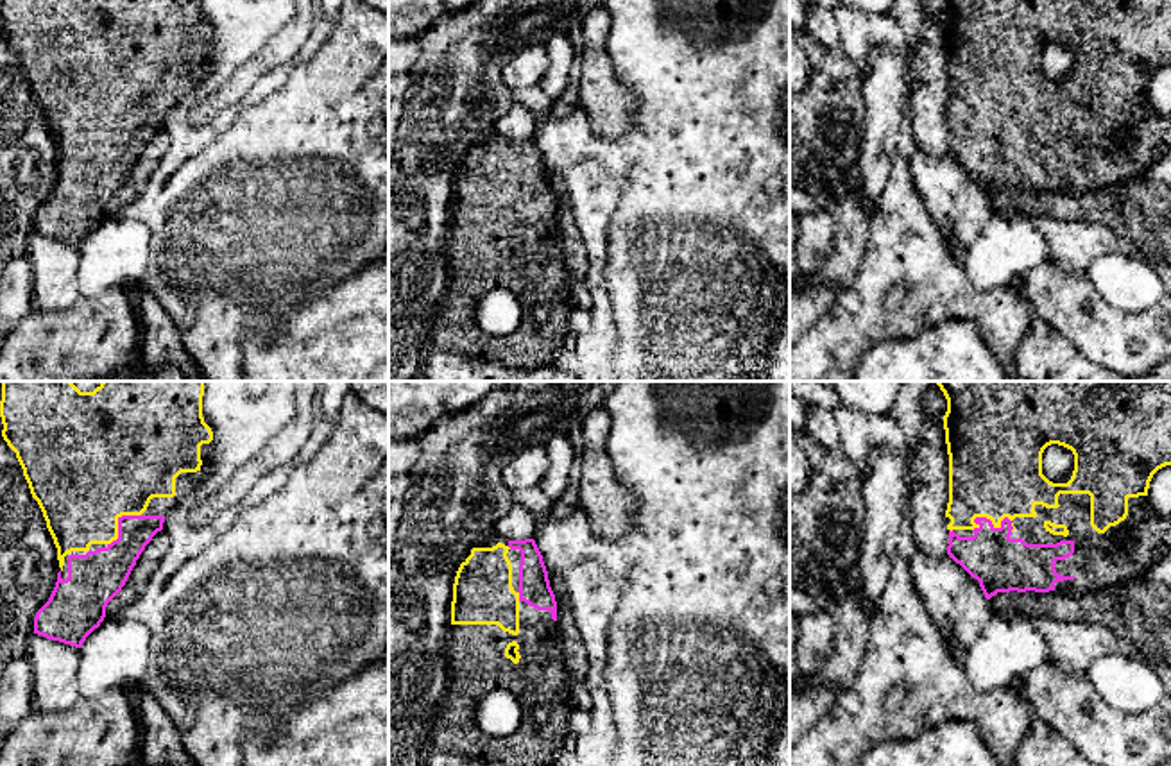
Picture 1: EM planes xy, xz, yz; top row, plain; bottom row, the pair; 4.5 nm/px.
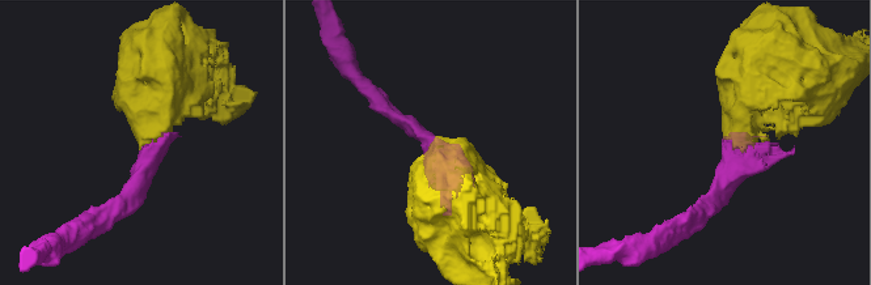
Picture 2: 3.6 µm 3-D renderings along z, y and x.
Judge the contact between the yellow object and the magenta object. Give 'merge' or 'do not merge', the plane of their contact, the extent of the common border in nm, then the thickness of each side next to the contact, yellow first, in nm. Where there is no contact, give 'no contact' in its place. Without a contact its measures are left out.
merge | yz | 200 nm | 420/260 nm

